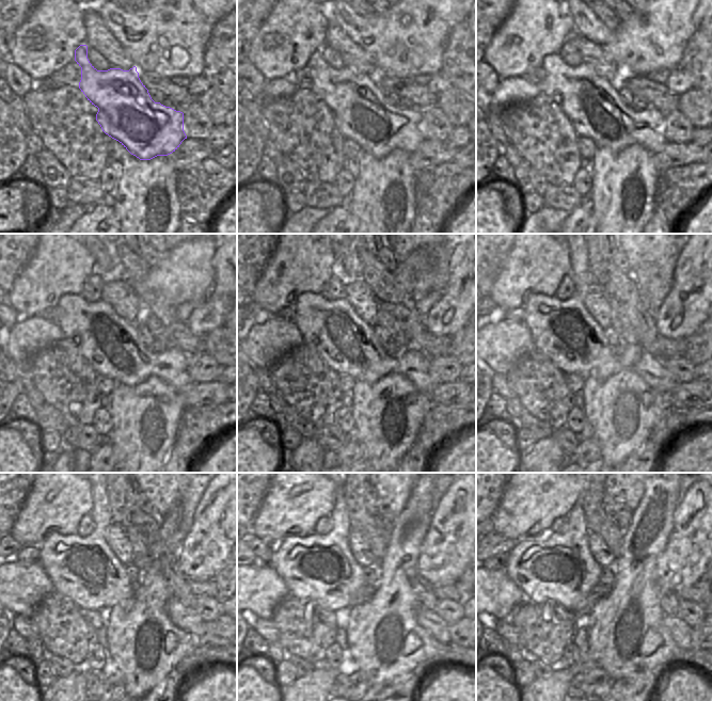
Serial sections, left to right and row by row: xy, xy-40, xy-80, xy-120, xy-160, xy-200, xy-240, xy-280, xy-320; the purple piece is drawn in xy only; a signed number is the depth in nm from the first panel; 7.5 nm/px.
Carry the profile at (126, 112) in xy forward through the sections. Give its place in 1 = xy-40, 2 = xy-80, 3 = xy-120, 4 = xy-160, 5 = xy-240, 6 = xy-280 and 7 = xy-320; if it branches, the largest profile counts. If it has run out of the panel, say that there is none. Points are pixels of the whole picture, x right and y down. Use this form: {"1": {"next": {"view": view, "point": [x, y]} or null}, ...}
{"1": {"next": {"view": "xy-40", "point": [362, 112]}}, "2": {"next": {"view": "xy-80", "point": [595, 109]}}, "3": {"next": {"view": "xy-120", "point": [111, 345]}}, "4": {"next": {"view": "xy-160", "point": [345, 341]}}, "5": {"next": {"view": "xy-240", "point": [84, 570]}}, "6": {"next": {"view": "xy-280", "point": [319, 568]}}, "7": {"next": {"view": "xy-320", "point": [560, 569]}}}

